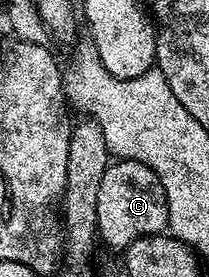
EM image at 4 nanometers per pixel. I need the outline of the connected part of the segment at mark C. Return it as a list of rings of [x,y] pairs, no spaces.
[[[135,160],[113,161],[100,180],[96,202],[99,237],[123,251],[144,236],[161,235],[168,227],[167,195],[154,170]]]

